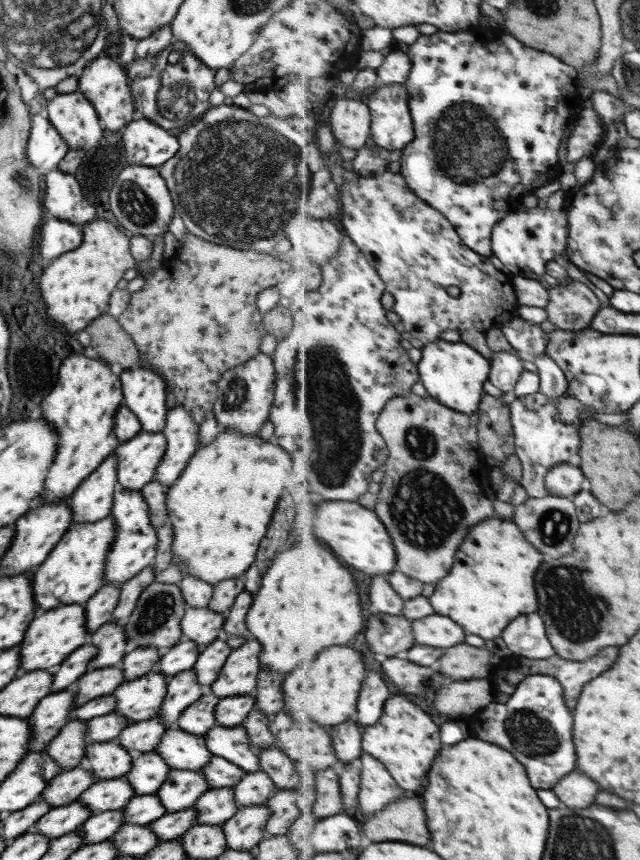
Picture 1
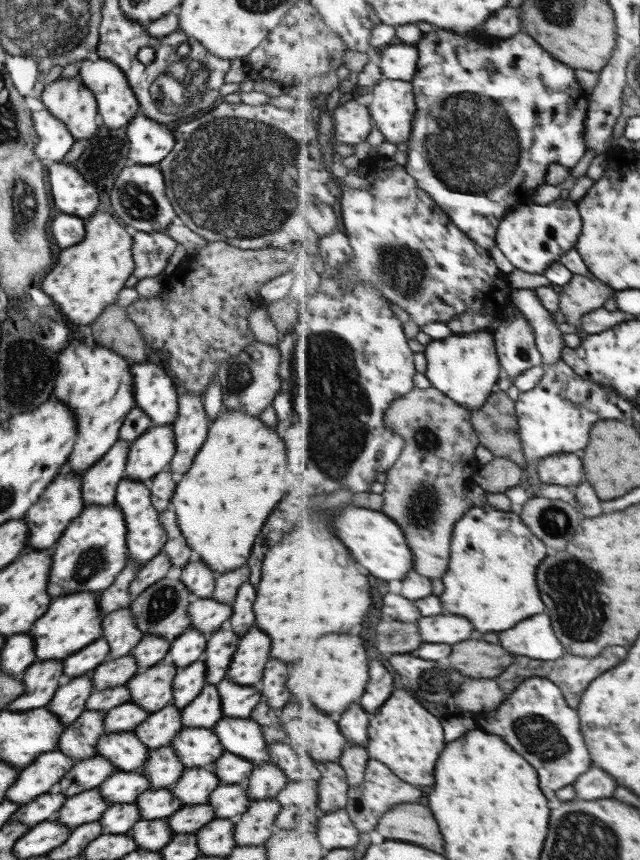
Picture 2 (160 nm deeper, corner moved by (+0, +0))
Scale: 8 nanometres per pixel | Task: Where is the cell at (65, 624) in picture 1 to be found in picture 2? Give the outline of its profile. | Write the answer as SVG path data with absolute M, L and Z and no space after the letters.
M76 592L55 598L47 612L35 620L31 636L35 640L35 658L51 660L51 658L68 658L65 654L74 654L101 637L101 620L104 614L98 605L98 593Z

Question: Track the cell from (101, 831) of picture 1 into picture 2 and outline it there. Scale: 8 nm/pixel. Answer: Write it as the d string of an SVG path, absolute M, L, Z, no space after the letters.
M111 803L97 821L101 825L101 834L123 834L128 833L139 819L135 803Z

